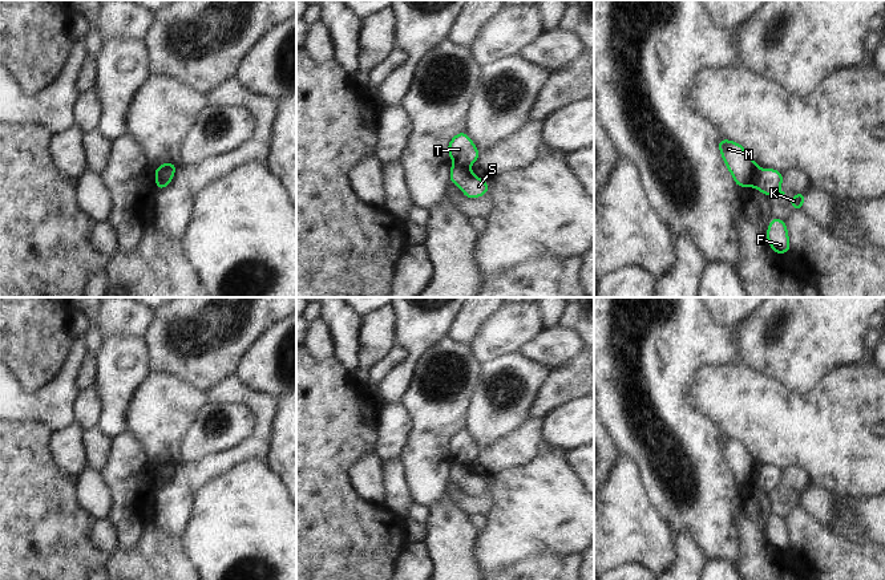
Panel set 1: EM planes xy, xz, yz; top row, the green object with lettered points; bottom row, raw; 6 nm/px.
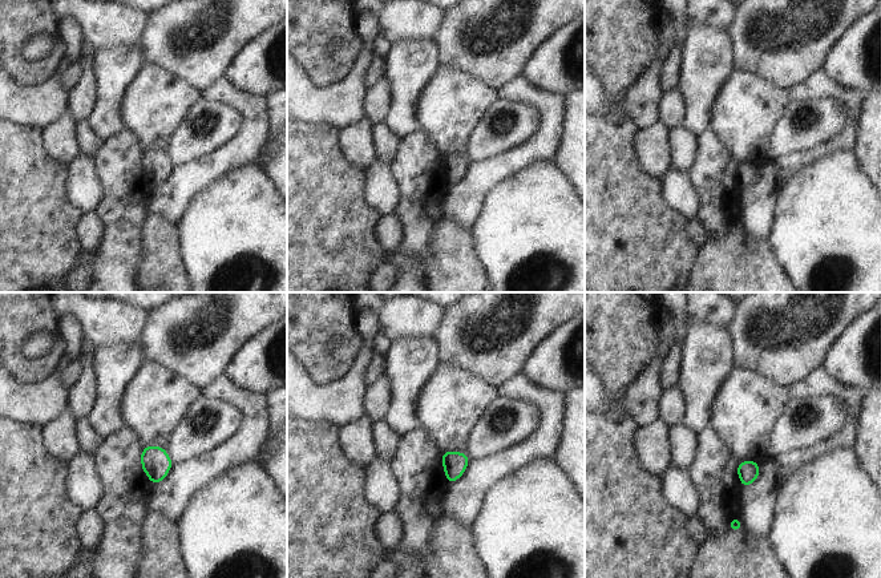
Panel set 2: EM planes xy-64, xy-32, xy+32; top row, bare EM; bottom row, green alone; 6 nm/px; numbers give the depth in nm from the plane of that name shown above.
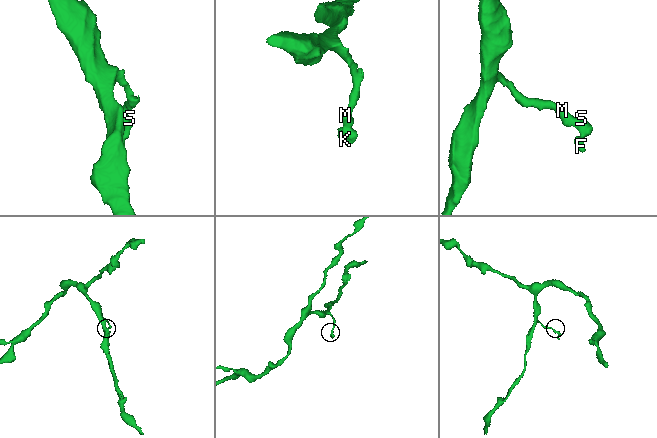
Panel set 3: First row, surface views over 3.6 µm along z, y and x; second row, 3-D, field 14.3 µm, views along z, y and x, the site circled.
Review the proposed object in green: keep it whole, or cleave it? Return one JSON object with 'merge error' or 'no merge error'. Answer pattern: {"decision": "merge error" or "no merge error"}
{"decision": "merge error"}

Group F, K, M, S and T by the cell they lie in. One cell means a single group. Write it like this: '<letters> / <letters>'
F K S / M T

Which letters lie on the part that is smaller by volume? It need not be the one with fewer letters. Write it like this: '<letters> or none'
F, K, S

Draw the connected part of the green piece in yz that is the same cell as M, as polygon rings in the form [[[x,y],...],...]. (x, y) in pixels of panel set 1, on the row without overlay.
[[[730,437],[718,438],[720,453],[731,470],[738,484],[755,484],[757,479],[759,463],[748,453],[745,446]]]

